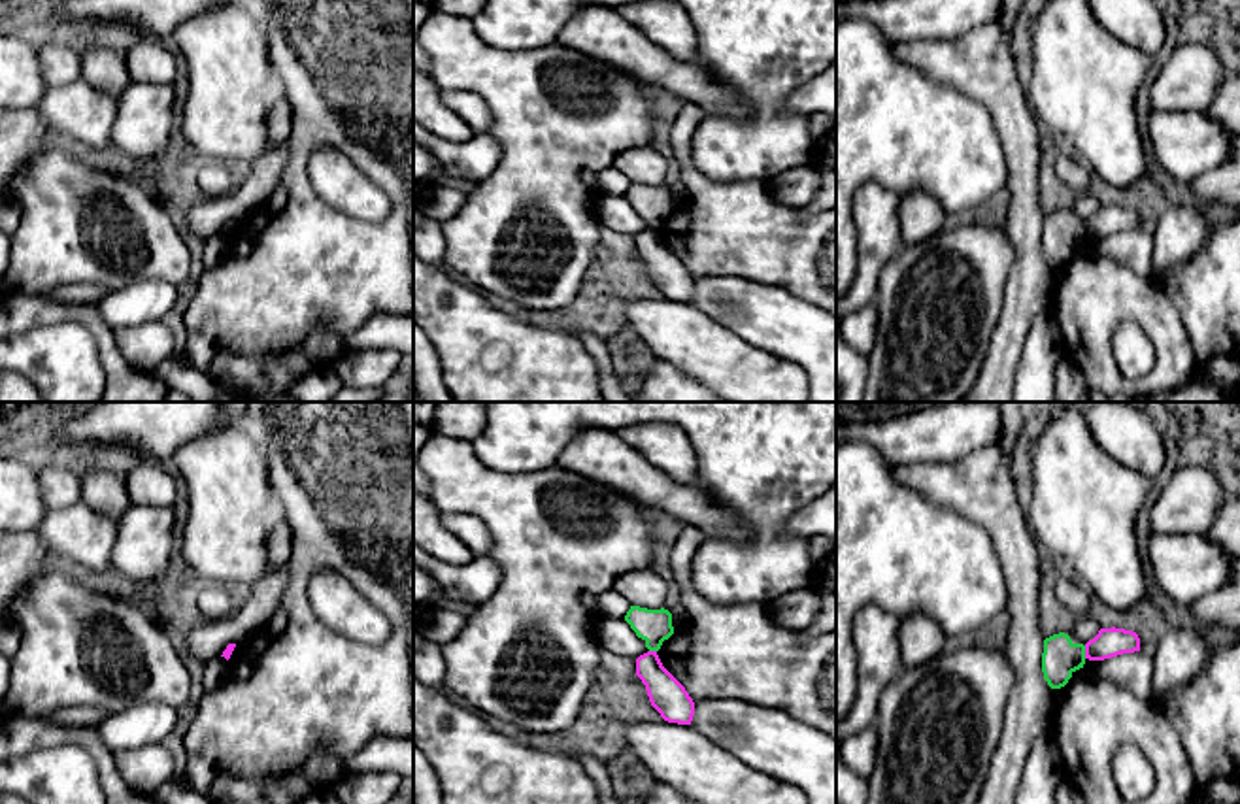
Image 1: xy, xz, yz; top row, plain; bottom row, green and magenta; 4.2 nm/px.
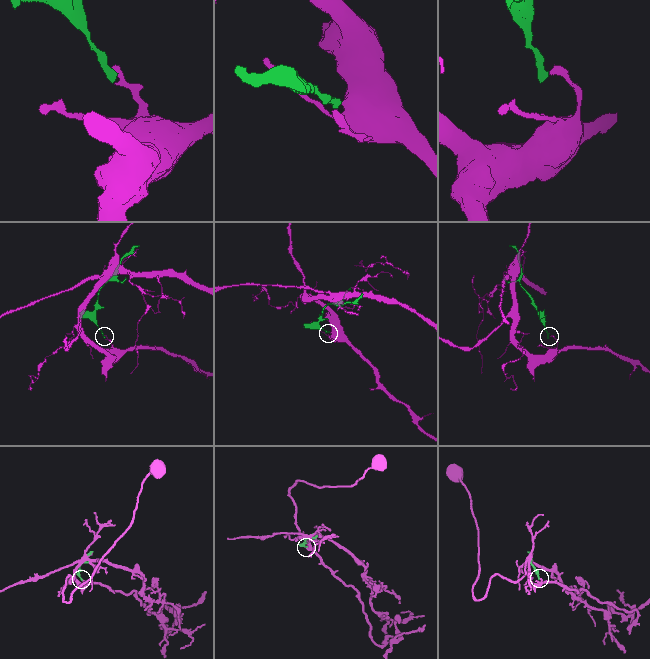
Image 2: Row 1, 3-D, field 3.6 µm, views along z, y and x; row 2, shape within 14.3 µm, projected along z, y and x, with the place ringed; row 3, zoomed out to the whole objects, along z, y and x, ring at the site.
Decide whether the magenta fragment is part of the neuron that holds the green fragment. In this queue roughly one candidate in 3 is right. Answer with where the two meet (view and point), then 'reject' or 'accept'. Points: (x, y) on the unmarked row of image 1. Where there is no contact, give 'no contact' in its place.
meets green in yz at (1084, 229); reject

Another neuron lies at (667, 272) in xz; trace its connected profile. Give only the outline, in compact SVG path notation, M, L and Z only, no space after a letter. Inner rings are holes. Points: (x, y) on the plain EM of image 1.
M657 228L636 236L636 253L645 262L651 283L668 300L691 302L695 279L685 264L662 243Z

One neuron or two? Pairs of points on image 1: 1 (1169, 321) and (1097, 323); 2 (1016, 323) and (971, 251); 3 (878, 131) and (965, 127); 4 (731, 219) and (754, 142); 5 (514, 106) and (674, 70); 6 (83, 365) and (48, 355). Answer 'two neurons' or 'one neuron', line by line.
1: one neuron
2: two neurons
3: one neuron
4: two neurons
5: two neurons
6: one neuron

